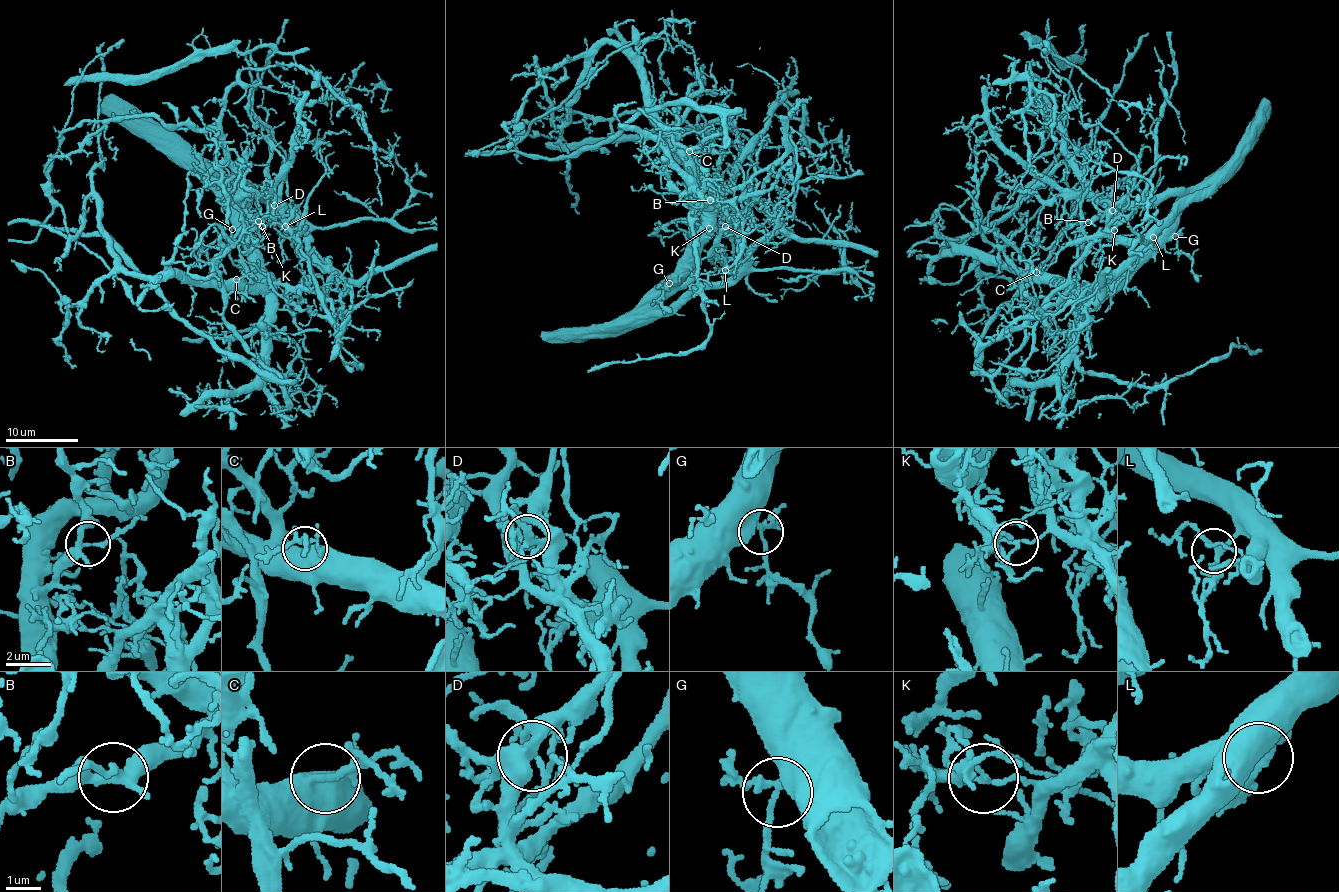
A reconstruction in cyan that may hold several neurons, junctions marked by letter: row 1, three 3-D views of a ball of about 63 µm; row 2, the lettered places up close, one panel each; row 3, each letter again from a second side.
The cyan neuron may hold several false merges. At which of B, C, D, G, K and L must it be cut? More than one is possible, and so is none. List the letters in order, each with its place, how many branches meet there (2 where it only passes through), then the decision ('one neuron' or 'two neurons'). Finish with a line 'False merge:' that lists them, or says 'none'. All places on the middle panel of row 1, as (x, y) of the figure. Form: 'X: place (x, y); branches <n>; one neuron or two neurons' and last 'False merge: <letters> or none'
B: place (710, 200); branches 4; one neuron
C: place (689, 151); branches 4; one neuron
D: place (725, 226); branches 4; two neurons
G: place (669, 283); branches 3; one neuron
K: place (709, 228); branches 4; two neurons
L: place (725, 270); branches 4; one neuron
False merge: D, K

